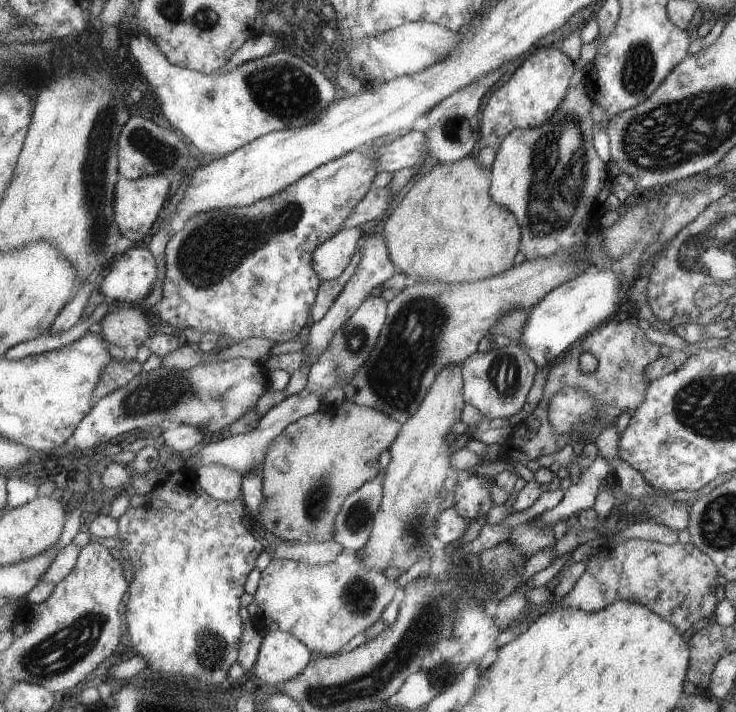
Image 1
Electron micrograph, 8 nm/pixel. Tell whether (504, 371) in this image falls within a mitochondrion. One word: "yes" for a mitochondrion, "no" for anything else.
yes

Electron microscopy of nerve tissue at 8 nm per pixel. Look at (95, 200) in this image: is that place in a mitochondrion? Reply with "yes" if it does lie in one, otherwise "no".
yes

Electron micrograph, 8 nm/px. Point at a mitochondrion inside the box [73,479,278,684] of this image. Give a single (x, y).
(211, 655)

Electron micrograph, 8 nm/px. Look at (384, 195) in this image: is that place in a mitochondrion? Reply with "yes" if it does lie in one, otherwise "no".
no

